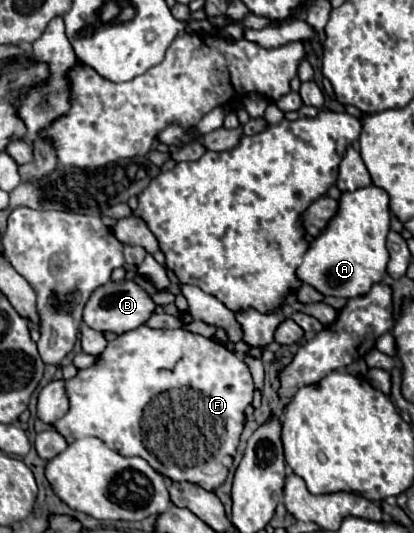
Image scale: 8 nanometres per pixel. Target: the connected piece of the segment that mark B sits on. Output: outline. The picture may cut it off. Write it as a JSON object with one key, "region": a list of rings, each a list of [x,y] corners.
{"region":[[[125,279],[125,281],[109,281],[105,285],[101,285],[97,291],[93,291],[89,303],[85,305],[85,313],[83,313],[83,321],[97,331],[109,331],[115,335],[121,335],[125,331],[133,331],[137,327],[141,327],[143,323],[147,323],[147,319],[153,315],[155,311],[155,303],[149,297],[149,293],[139,287],[133,279]]]}

